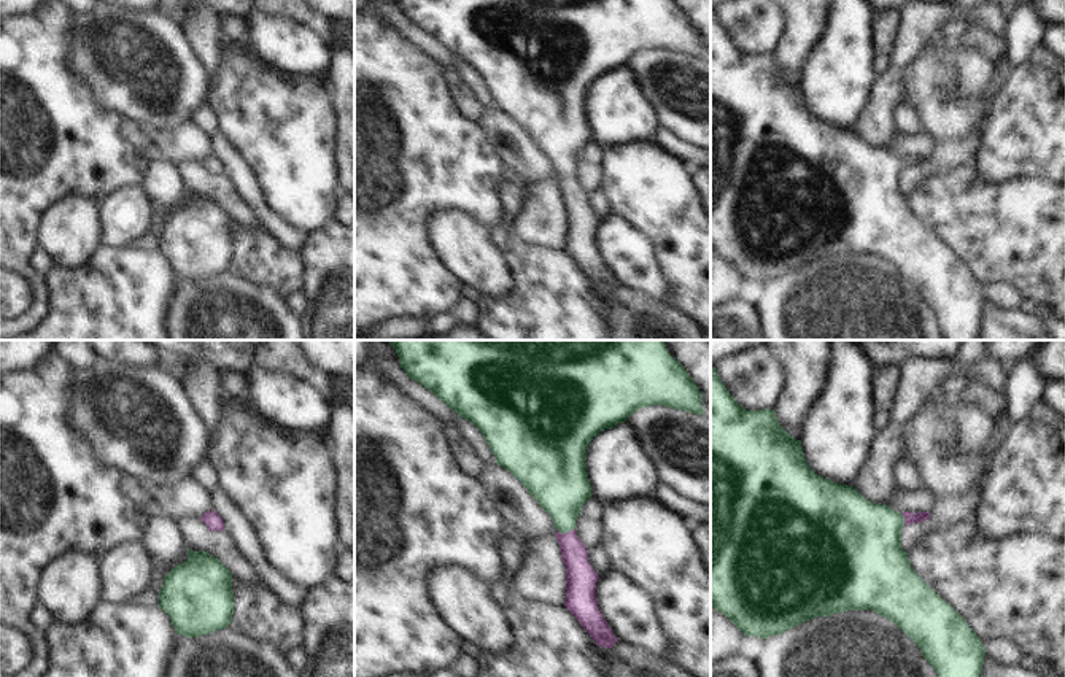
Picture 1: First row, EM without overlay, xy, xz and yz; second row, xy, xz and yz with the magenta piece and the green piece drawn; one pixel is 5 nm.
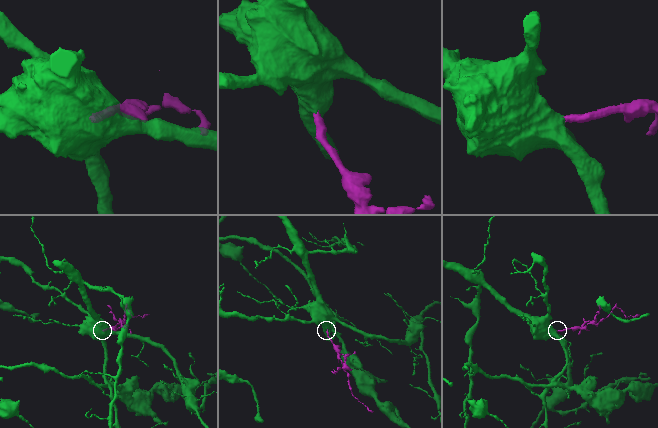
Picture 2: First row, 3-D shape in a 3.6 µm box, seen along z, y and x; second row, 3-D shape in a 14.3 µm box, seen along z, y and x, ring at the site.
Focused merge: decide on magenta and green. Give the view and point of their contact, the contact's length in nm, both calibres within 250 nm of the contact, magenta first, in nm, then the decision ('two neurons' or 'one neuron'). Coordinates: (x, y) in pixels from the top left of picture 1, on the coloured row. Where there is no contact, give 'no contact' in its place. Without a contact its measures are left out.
xz (566, 533) | 90 nm | 160/280 nm | one neuron

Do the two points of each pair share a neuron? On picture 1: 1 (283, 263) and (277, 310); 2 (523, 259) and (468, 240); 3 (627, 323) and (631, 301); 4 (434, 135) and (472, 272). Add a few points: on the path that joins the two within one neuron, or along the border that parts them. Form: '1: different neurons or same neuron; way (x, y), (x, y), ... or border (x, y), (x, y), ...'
1: different neurons; border (245, 278), (285, 296)
2: different neurons; border (490, 229), (490, 239), (507, 266), (514, 286)
3: same neuron; way (631, 318), (631, 305)
4: different neurons; border (485, 224), (449, 210), (436, 213), (426, 229)

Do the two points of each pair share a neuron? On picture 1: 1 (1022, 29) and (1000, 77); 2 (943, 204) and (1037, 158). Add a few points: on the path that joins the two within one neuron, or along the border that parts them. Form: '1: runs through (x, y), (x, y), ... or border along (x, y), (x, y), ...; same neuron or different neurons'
1: runs through (1021, 40), (1018, 53), (1006, 65); same neuron
2: border along (975, 164), (979, 175), (991, 181), (1027, 180); different neurons

